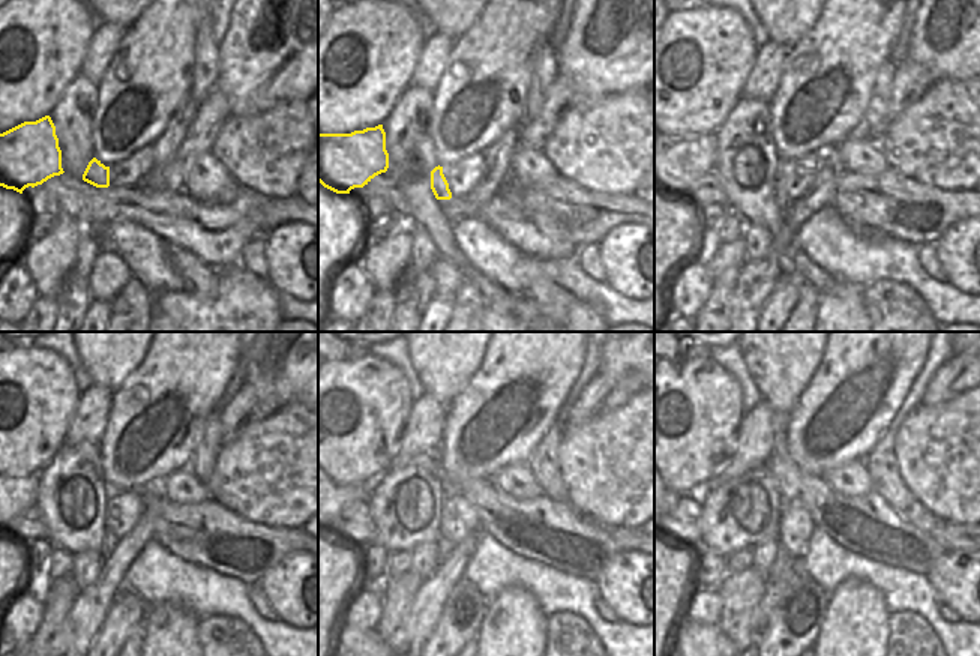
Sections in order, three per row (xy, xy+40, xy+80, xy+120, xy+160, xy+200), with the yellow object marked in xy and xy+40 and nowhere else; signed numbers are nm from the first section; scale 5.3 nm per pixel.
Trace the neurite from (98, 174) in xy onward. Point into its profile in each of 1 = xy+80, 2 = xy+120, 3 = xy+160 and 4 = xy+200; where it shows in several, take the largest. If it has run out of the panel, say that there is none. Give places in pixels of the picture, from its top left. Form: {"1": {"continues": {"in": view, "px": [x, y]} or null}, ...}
{"1": {"continues": {"in": "xy+80", "px": [782, 200]}}, "2": {"continues": {"in": "xy+120", "px": [110, 541]}}, "3": {"continues": {"in": "xy+160", "px": [444, 548]}}, "4": {"continues": {"in": "xy+200", "px": [782, 559]}}}

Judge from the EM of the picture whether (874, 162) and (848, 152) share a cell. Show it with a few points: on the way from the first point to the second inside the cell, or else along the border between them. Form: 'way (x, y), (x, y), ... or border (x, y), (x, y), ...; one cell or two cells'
way (868, 159), (854, 152); one cell

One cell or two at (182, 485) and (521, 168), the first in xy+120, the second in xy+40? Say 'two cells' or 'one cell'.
one cell

